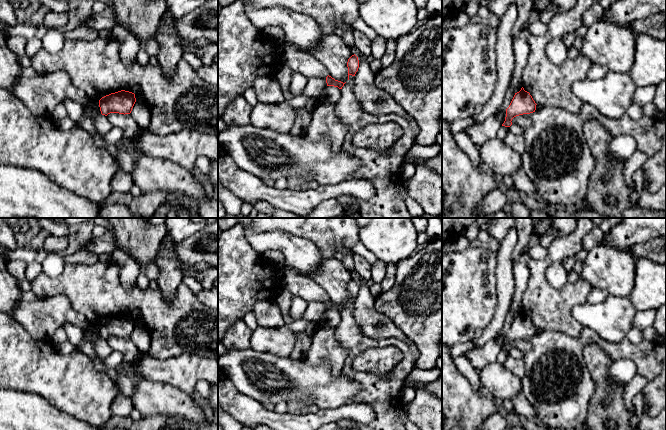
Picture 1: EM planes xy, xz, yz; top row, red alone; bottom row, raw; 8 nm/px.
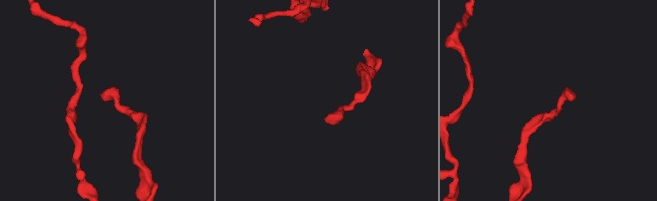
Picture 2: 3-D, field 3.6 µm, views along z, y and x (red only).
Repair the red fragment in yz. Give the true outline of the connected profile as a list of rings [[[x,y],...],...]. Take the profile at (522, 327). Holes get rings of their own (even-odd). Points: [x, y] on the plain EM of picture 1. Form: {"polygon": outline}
{"polygon": [[[522,311],[519,316],[515,317],[509,331],[506,333],[506,341],[502,350],[510,351],[514,341],[535,336],[536,329],[530,317]]]}

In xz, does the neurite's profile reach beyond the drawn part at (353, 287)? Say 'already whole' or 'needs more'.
already whole

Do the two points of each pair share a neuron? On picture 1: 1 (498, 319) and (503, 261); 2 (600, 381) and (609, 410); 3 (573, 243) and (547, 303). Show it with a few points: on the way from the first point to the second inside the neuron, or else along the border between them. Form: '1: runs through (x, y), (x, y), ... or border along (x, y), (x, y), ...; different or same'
1: runs through (504, 305), (504, 275); same
2: runs through (604, 388), (607, 394), (607, 403); same
3: runs through (556, 252), (540, 268), (540, 286); same

